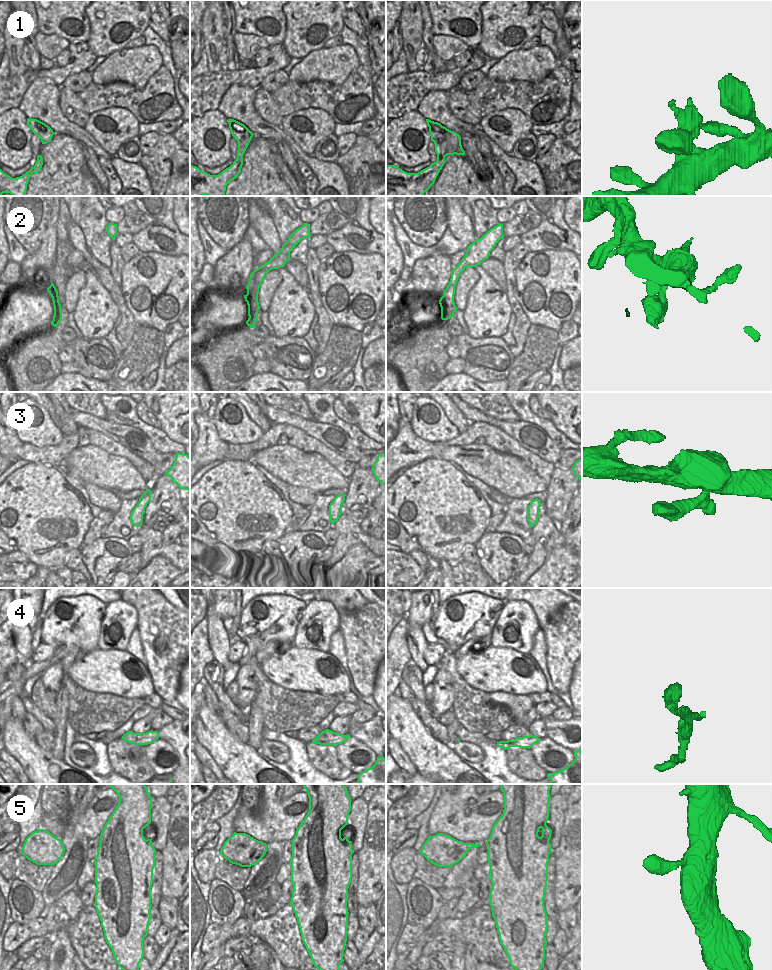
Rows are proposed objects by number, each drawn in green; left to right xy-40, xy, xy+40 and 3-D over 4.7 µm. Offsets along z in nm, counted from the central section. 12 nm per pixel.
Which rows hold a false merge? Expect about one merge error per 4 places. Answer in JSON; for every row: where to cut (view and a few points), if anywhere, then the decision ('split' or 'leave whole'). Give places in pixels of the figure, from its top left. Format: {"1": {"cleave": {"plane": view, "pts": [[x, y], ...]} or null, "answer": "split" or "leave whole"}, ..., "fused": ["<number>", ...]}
{"1": {"cleave": null, "answer": "leave whole"}, "2": {"cleave": null, "answer": "leave whole"}, "3": {"cleave": null, "answer": "leave whole"}, "4": {"cleave": {"plane": "xy", "pts": [[321, 732], [330, 739], [338, 739], [339, 743]]}, "answer": "split"}, "5": {"cleave": null, "answer": "leave whole"}, "fused": ["4"]}

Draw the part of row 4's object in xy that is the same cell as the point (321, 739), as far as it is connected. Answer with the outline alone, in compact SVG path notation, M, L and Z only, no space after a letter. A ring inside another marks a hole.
M322 732L312 740L313 743L320 745L333 745L337 746L339 744L340 739L330 740L326 735L323 735Z

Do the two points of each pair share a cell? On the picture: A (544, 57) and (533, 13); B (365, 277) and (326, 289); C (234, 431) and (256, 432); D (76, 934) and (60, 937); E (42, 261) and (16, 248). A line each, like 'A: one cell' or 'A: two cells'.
A: two cells
B: one cell
C: one cell
D: two cells
E: two cells

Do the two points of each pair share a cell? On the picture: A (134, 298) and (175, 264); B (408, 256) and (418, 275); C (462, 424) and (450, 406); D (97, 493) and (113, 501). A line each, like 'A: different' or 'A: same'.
A: same
B: different
C: same
D: same

